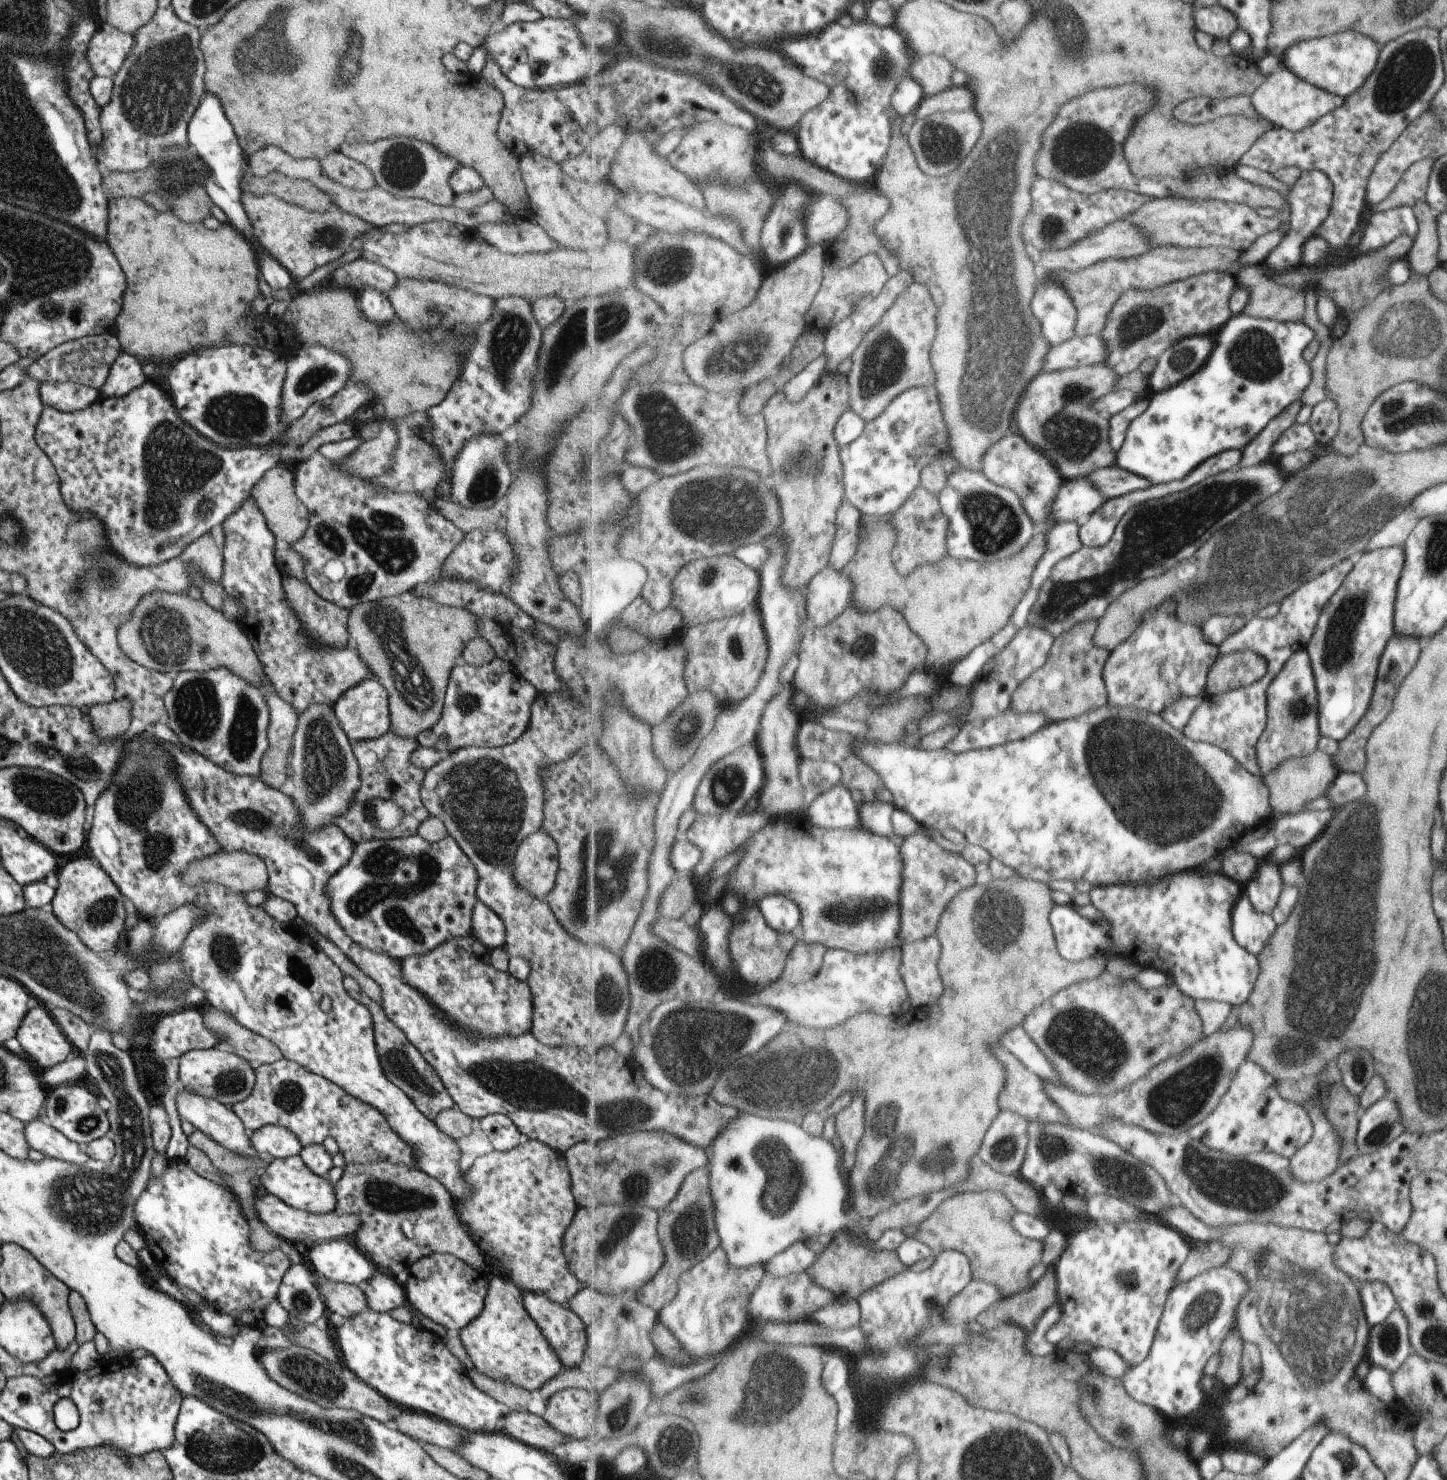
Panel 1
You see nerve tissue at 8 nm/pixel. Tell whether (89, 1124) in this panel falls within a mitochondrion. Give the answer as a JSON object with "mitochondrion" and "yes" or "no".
{"mitochondrion":"yes"}

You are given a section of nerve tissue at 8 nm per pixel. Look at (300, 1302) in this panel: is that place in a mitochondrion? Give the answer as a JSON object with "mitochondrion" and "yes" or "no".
{"mitochondrion":"yes"}

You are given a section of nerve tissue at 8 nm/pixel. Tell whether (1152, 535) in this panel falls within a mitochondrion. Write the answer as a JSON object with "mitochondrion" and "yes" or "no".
{"mitochondrion":"yes"}

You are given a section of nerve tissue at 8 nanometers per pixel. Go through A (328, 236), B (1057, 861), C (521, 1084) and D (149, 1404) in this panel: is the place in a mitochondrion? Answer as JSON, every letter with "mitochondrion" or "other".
{"A":"mitochondrion","B":"other","C":"mitochondrion","D":"other"}

